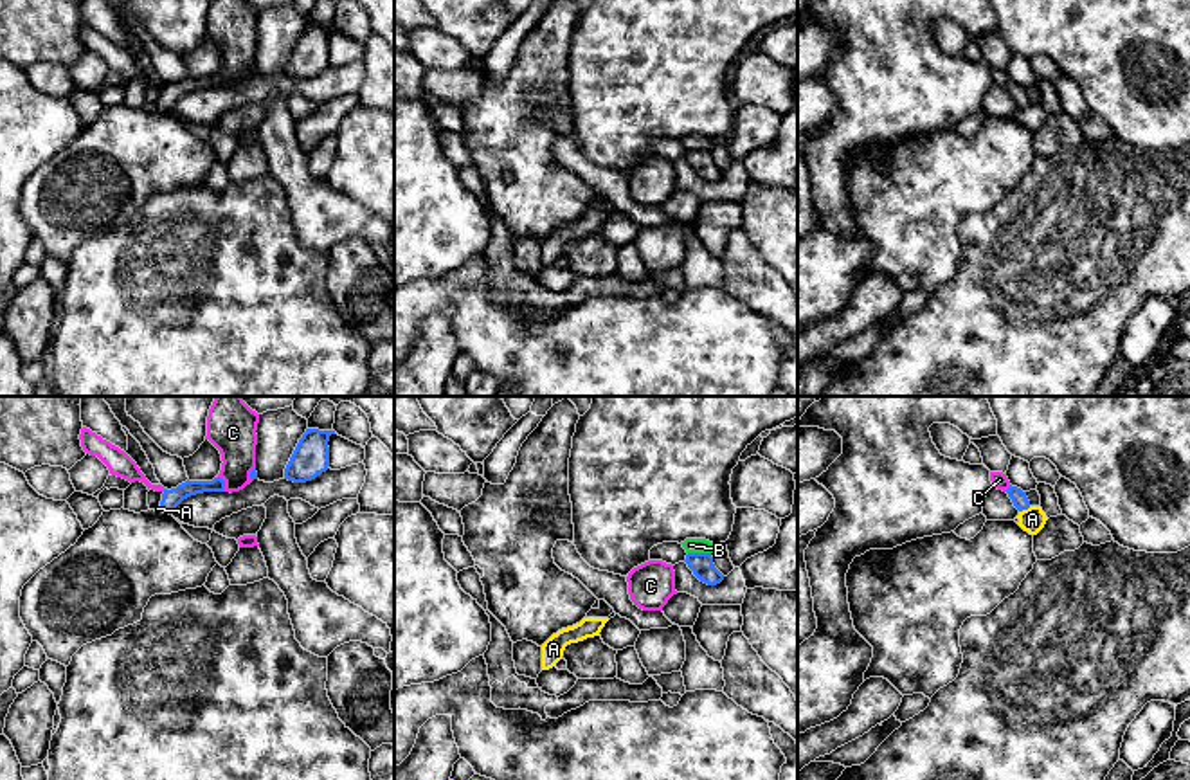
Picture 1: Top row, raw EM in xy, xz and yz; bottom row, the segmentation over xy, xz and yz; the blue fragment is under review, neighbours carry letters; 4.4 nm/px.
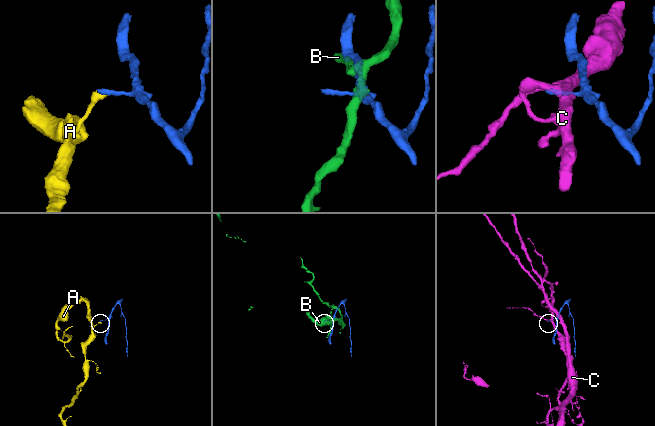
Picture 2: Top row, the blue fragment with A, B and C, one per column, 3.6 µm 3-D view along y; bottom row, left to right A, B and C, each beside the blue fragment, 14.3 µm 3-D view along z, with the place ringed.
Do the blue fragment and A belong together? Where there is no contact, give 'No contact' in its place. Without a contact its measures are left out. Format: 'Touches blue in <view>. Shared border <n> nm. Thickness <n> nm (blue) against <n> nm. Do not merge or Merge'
Touches blue in yz. Shared border 60 nm. Thickness 70 nm (blue) against 110 nm. Do not merge

